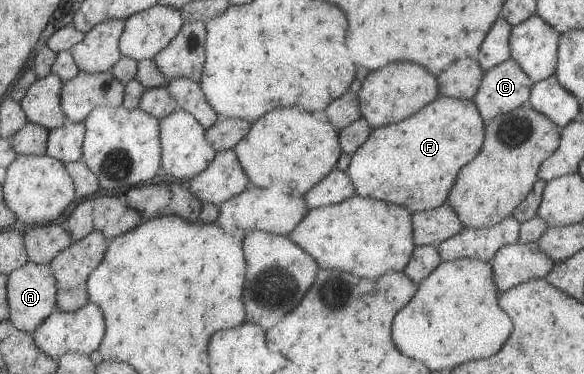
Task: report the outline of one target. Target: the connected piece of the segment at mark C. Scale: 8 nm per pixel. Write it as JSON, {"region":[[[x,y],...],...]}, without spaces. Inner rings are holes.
{"region":[[[511,59],[484,71],[478,92],[472,98],[483,123],[527,104],[532,84]]]}

